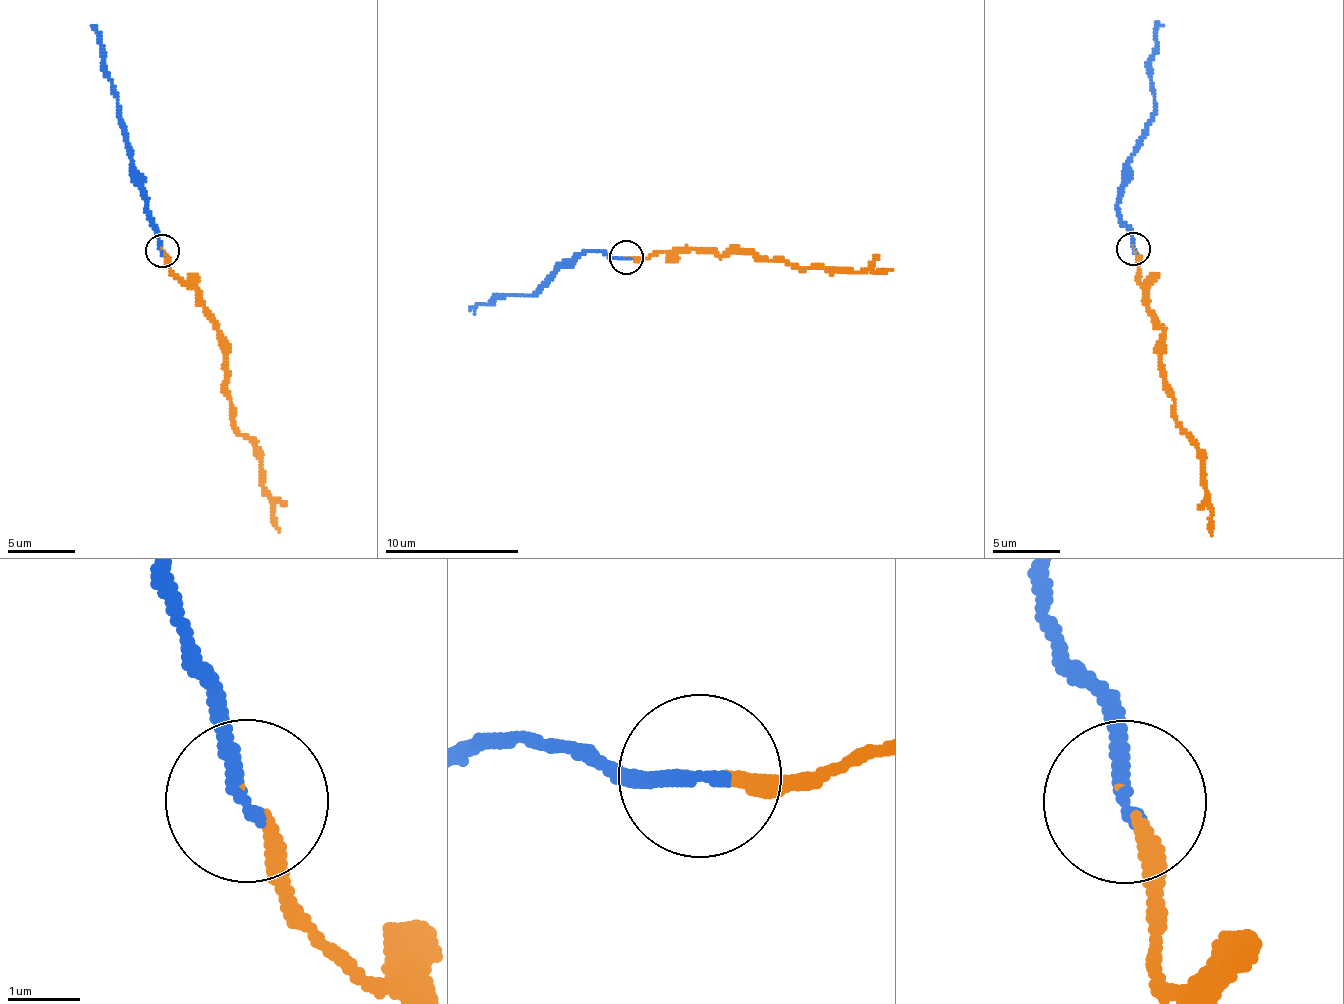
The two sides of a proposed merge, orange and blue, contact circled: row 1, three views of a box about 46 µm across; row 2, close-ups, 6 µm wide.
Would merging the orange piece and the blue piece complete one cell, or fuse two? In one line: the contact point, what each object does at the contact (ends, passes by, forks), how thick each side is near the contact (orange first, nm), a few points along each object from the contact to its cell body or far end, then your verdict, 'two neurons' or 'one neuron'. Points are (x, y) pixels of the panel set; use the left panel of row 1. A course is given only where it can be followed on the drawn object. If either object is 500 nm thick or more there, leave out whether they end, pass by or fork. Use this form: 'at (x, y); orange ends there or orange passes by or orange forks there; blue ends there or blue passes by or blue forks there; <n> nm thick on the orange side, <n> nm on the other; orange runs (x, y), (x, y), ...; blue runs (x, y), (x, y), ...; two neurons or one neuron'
at (162, 251); orange ends there; blue ends there; 120 nm thick on the orange side, 220 nm on the other; orange runs (161, 248), (227, 348), (225, 388), (230, 418), (260, 461), (260, 485), (271, 501), (279, 532); blue runs (161, 251), (117, 113), (100, 32), (91, 25); one neuron

